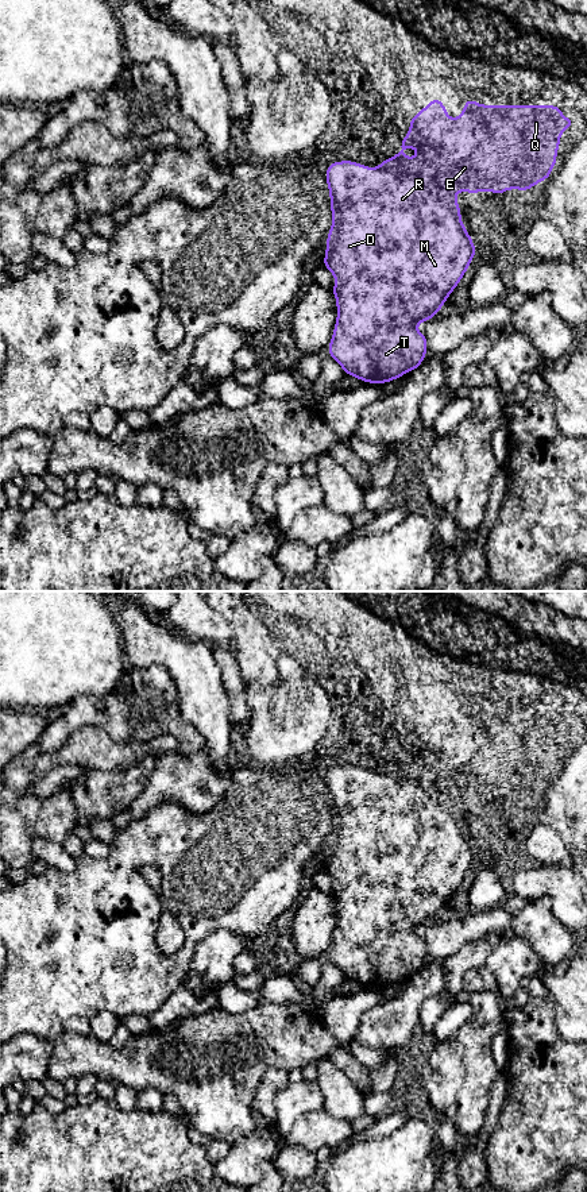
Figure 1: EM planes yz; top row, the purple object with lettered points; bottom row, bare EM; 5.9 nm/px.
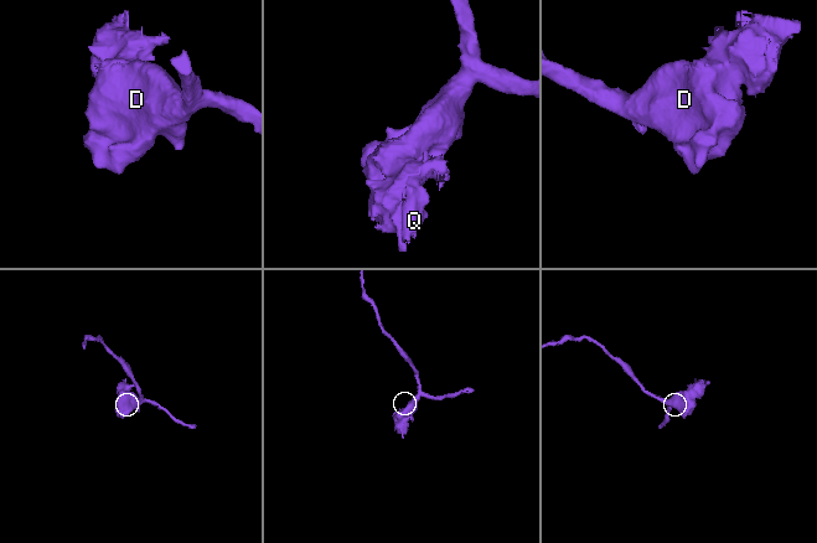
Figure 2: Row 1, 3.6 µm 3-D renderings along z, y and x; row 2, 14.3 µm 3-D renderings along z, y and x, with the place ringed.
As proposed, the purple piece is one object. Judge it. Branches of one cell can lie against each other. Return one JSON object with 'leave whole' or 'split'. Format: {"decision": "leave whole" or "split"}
{"decision": "leave whole"}

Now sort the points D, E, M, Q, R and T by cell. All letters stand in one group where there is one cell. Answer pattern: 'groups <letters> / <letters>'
groups D E M Q R T

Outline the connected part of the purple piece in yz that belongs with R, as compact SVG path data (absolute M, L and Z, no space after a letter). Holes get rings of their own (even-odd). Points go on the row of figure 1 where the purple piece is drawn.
M437 96L410 119L410 132L399 143L399 151L393 159L382 161L378 169L348 159L328 166L325 181L331 193L333 224L328 234L323 266L336 278L336 285L331 289L337 302L337 323L328 352L344 369L344 374L368 383L383 383L413 371L422 363L426 336L416 329L416 324L428 321L439 313L448 294L464 275L472 256L478 255L462 224L456 192L493 190L497 194L506 189L528 192L533 185L551 177L560 134L574 121L575 119L561 116L560 105L479 105L475 100L464 100L464 113L457 115L452 123ZM405 147L416 147L418 155L405 158L402 155Z

